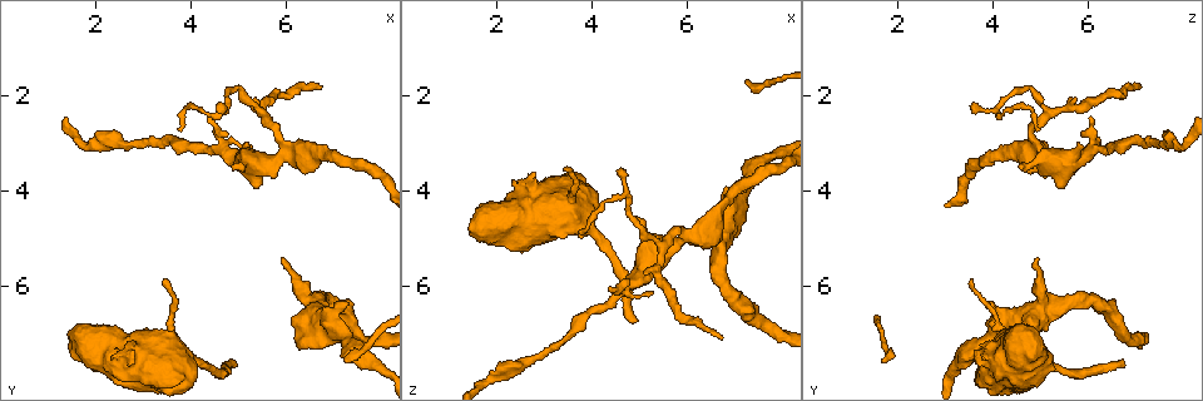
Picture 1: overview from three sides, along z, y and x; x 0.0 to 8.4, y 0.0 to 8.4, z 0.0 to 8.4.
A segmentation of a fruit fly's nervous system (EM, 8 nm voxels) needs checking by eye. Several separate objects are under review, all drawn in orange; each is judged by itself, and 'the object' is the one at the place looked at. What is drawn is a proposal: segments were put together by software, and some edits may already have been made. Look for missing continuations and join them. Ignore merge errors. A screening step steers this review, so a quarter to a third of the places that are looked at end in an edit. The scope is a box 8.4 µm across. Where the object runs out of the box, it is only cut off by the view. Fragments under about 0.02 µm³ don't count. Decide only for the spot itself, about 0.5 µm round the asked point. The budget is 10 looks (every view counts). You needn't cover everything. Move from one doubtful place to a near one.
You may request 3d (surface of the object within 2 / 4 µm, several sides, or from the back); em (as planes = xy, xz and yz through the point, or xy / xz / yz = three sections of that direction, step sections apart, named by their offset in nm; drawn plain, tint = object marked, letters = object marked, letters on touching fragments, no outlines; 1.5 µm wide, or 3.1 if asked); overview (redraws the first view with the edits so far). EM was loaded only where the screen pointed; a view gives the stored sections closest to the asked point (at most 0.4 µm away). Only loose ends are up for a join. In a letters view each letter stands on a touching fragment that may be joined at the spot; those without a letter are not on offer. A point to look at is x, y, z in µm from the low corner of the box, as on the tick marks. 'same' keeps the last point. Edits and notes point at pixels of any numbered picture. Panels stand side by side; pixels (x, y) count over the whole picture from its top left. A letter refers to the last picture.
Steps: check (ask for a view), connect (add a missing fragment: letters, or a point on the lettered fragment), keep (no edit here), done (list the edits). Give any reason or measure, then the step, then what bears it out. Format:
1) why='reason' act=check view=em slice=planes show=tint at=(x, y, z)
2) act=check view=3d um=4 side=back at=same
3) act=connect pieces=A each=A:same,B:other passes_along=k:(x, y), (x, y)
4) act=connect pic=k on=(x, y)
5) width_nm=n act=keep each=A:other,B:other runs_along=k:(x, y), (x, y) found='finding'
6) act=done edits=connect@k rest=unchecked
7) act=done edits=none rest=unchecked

why='thin end' act=check view=3d um=2 at=(3.75, 2.80, 5.00)

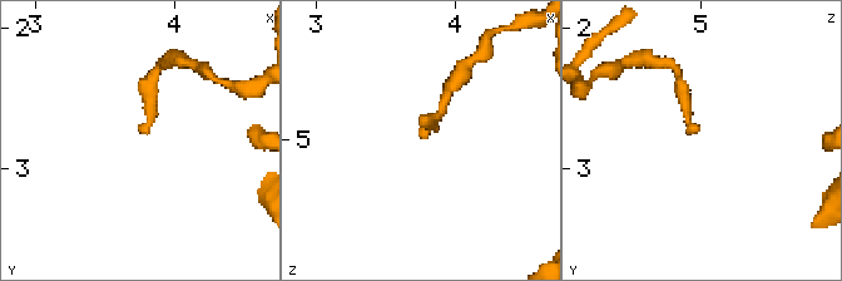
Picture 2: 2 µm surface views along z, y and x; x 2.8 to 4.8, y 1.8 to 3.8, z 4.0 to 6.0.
act=check view=em slice=xy step=8 show=letters at=(3.76, 2.76, 4.96)

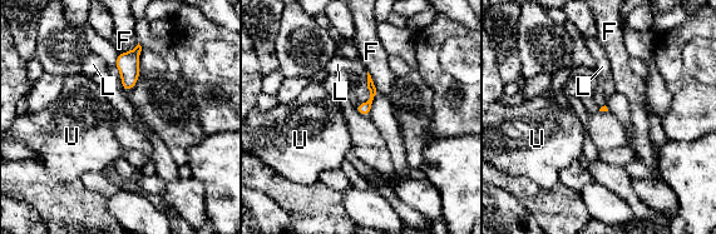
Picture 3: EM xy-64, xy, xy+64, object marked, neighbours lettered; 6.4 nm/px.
act=keep each=F:other,L:other,U:other border=3:(368, 71), (369, 98), (359, 104) found='no lettered fragment goes on from it'

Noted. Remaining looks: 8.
why='tapers out' act=check view=em slice=planes show=letters at=(6.70, 1.80, 7.05)

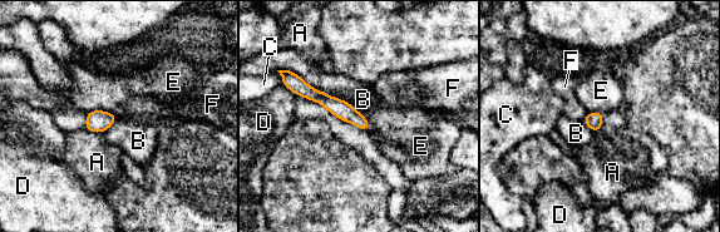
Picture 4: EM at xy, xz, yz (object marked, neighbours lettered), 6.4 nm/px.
act=keep each=A:other,B:other,C:other,D:other,E:other,F:other found='none of them fits'

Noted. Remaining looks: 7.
why='free end' act=check view=em slice=planes show=tint at=(5.95, 5.50, 5.00)

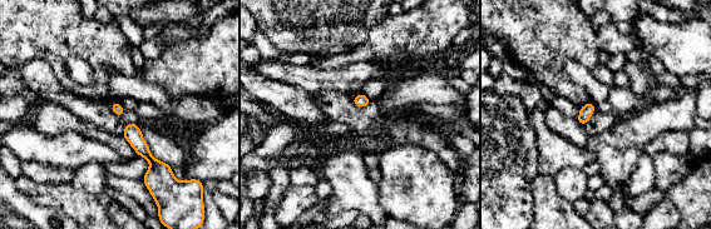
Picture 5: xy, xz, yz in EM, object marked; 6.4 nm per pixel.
why='see the neighbours' act=check view=em slice=planes show=letters at=same

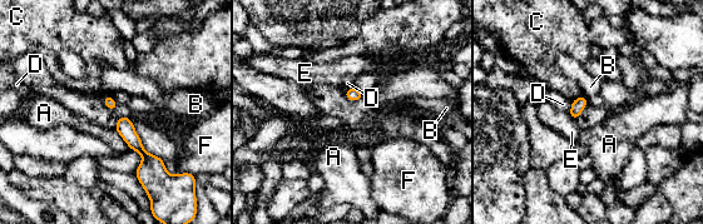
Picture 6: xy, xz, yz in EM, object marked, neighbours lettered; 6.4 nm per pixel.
act=keep each=A:other,B:other,C:other,D:other,E:other,F:other border=6:(112, 94), (102, 98) found='no lettered fragment goes on from it'

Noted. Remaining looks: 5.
why='stops while still wide' act=check view=em slice=planes show=letters at=(7.30, 6.40, 3.85)

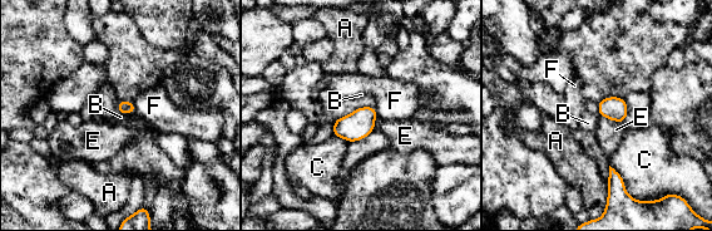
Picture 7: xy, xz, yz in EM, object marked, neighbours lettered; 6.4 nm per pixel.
longest_contact=C:220nm act=keep each=A:other,B:other,C:other,E:other,F:other border=7:(134, 103), (136, 111) found='none of them fits'

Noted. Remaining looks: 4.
act=done edits=none rest=unchecked

